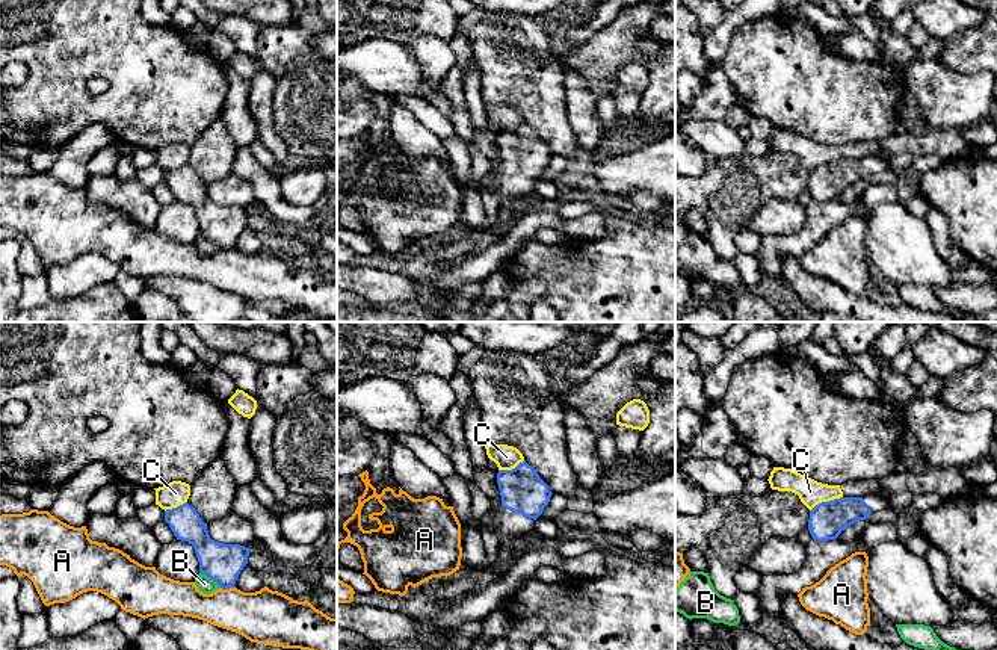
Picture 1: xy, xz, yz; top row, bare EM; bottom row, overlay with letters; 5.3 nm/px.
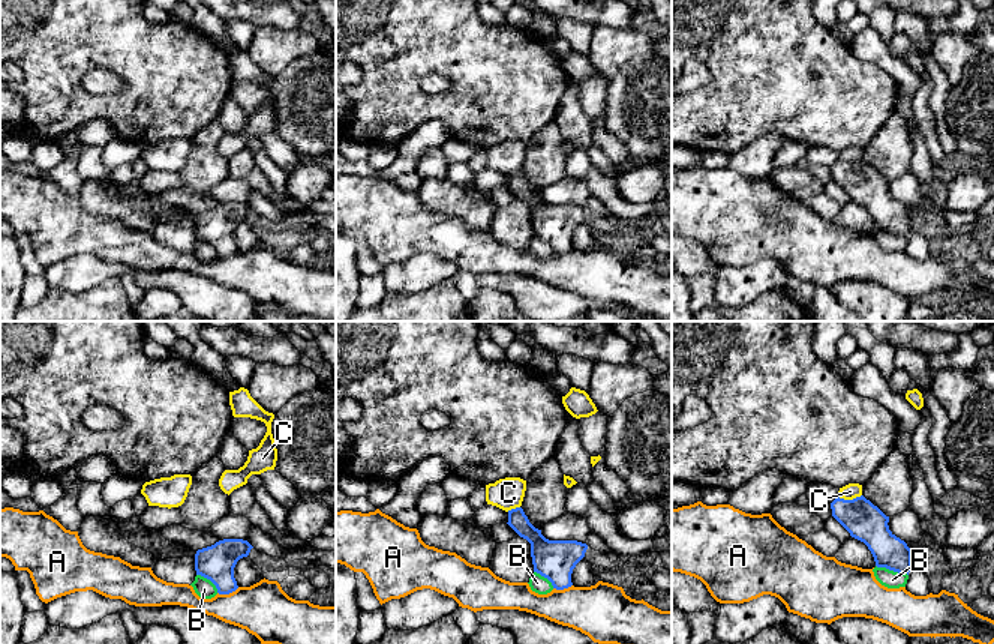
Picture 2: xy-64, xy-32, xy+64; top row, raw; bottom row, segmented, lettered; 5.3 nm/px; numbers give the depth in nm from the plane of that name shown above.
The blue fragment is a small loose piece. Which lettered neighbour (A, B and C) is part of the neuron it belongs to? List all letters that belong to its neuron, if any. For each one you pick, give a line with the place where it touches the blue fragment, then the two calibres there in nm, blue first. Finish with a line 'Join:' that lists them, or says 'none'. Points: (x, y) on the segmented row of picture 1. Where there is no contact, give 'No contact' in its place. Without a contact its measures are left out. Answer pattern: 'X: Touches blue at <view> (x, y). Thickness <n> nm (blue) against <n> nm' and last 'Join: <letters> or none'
Join: none

